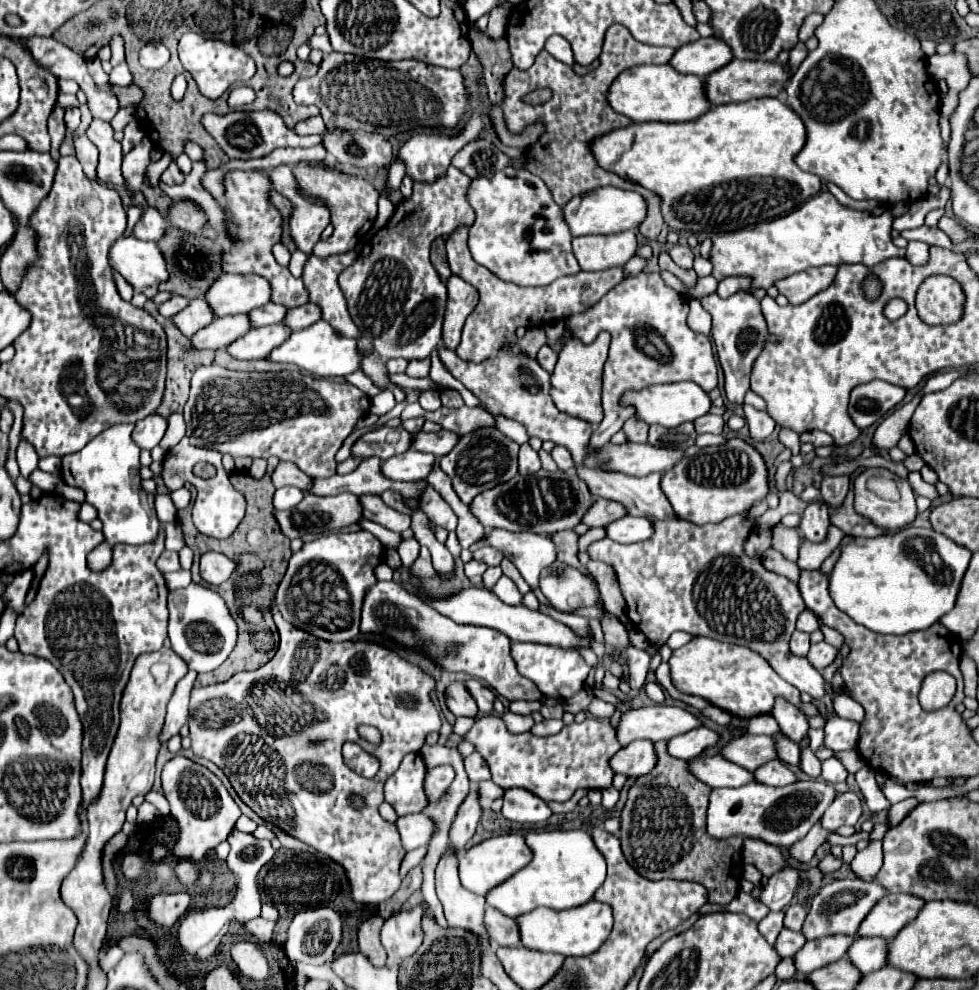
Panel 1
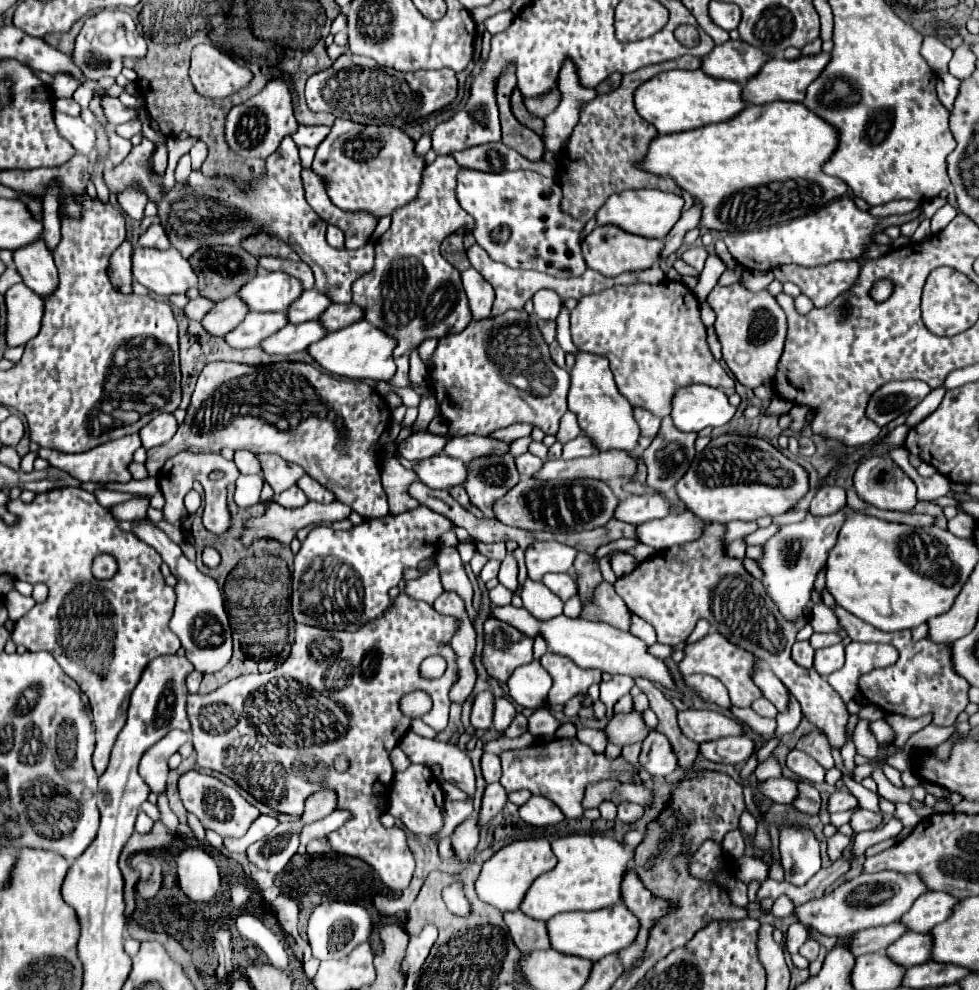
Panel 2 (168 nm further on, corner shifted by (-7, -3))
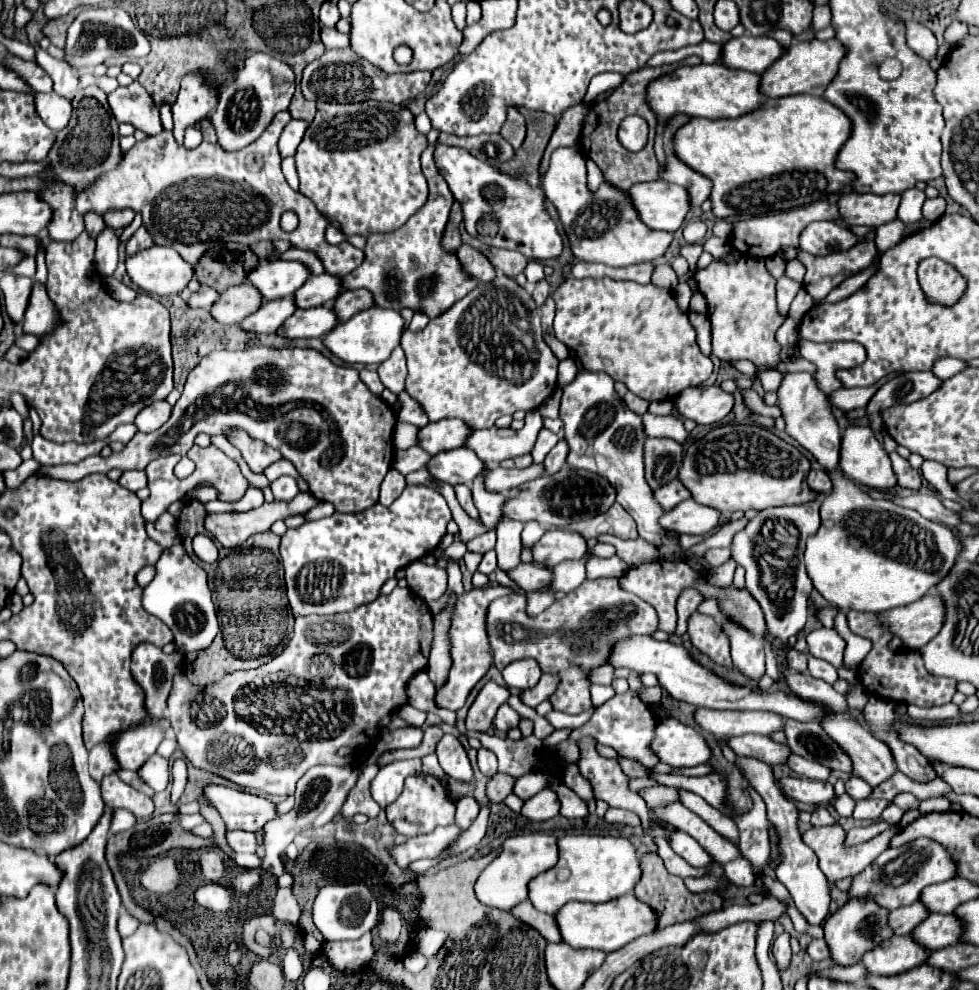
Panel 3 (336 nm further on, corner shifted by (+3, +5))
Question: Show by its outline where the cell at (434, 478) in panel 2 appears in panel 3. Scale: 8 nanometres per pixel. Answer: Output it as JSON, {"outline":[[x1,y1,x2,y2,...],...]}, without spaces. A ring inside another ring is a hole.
{"outline":[[456,448,452,452,440,452,432,456,428,462,430,474,448,484,466,484,472,486,472,480,480,476,486,464,470,450,470,448]]}

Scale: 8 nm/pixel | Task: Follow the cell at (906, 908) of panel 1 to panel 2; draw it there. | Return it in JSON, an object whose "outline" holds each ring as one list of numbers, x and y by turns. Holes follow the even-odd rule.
{"outline":[[924,892,918,896,906,916,902,916,902,924,906,924,910,932,928,932,950,916,954,904,956,898,946,892]]}

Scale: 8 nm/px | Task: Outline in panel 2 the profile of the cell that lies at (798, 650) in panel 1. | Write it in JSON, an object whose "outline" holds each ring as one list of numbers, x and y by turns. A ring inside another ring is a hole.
{"outline":[[808,640,804,642,796,642,792,646,792,658,796,664,800,664,802,668,812,668,812,662,814,662,814,648,810,646]]}

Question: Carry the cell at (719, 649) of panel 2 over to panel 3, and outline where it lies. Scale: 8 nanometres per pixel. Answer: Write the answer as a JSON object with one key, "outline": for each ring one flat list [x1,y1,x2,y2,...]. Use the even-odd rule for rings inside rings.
{"outline":[[694,612,688,618,687,633,690,635,692,644,698,650,702,650,704,654,708,654,714,662,718,662,722,666,732,666,730,640,728,640,728,636,722,632,720,624,716,624,716,620,712,616]]}

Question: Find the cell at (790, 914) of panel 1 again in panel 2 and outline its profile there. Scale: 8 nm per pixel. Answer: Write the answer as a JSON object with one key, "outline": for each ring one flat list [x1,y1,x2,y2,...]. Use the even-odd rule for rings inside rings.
{"outline":[[798,920,792,922,790,928,788,928,788,932,786,932,786,946,788,946,788,952,790,952,790,954,798,952,798,948,800,948,806,940,808,940,806,926,798,924]]}

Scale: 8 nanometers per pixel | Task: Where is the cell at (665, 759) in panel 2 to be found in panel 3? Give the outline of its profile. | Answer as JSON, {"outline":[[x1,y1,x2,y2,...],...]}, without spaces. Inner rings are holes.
{"outline":[[676,718,662,720,656,726,656,740,652,742,652,748,664,764,674,768,706,764,712,756,702,732]]}

